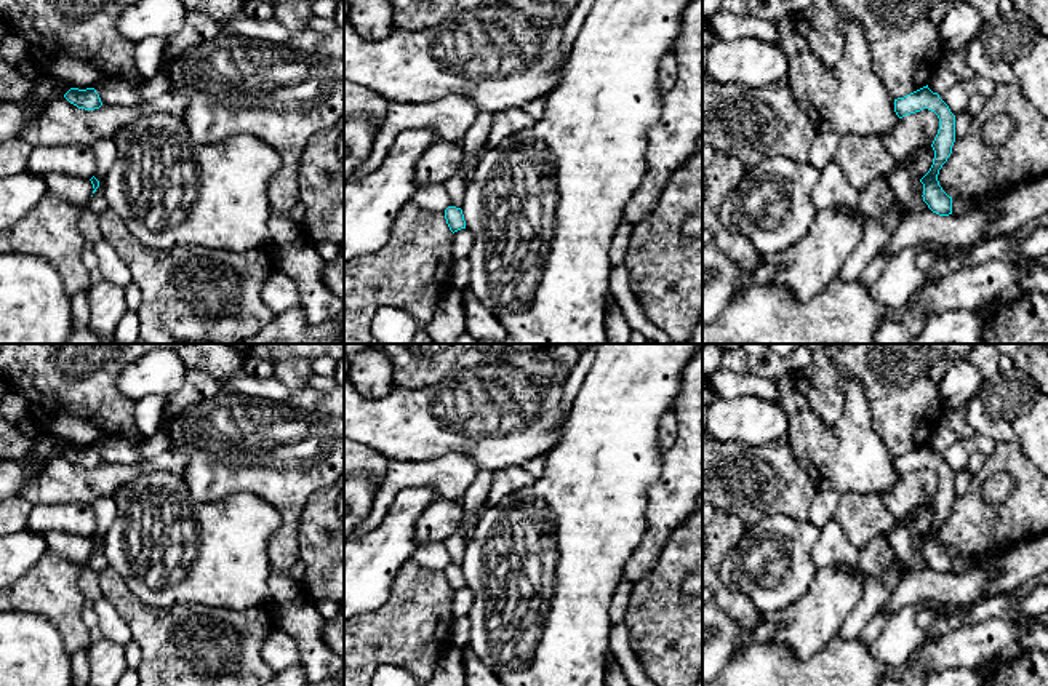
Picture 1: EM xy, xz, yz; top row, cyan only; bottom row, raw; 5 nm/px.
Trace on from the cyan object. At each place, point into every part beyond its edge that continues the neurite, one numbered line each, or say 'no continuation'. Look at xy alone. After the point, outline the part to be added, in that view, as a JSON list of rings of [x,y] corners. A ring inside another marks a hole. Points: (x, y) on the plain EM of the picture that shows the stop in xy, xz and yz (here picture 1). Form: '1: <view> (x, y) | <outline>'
no continuation

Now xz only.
no continuation

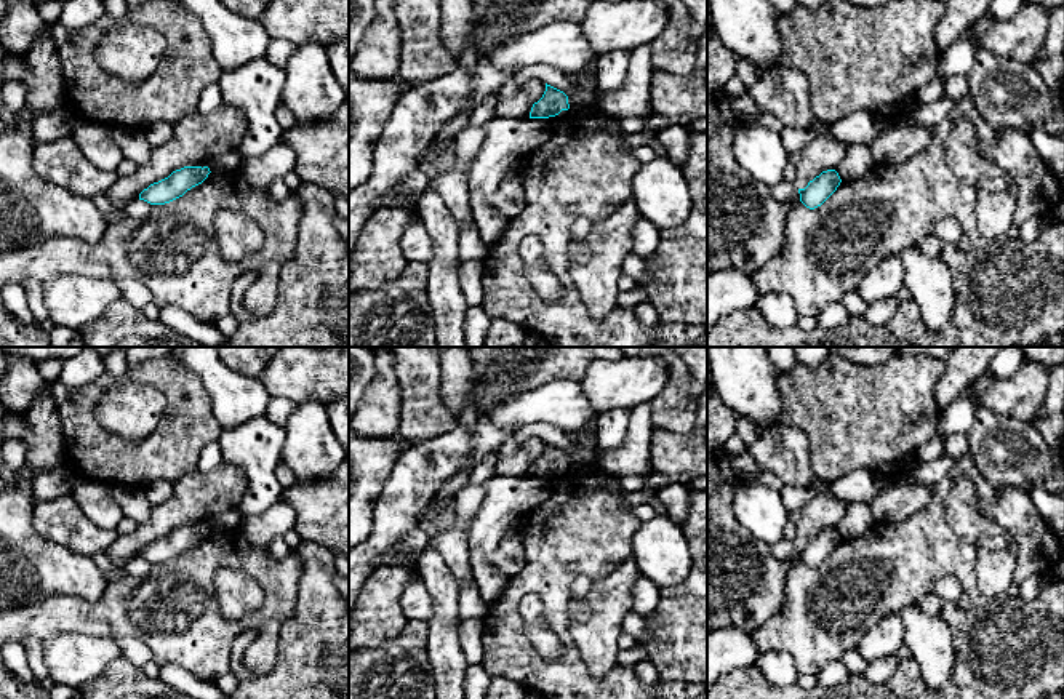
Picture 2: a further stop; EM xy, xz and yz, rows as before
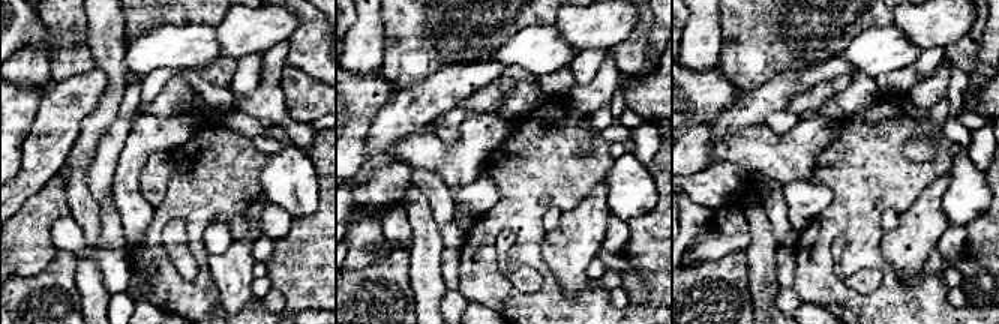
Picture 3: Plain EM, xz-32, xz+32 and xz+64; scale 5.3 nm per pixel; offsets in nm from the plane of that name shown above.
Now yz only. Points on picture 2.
no continuation

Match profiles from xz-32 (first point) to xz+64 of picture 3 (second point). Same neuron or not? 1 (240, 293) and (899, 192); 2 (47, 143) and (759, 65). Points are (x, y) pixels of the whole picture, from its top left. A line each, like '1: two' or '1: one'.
1: two
2: two

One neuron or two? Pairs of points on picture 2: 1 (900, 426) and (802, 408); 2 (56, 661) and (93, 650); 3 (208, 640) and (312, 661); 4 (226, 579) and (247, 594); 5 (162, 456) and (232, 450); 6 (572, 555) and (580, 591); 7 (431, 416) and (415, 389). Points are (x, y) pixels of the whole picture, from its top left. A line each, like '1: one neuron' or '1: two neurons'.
1: one neuron
2: one neuron
3: two neurons
4: one neuron
5: two neurons
6: two neurons
7: one neuron

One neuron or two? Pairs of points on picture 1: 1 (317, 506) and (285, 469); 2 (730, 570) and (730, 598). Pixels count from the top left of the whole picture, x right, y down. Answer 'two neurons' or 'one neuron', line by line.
1: two neurons
2: two neurons

